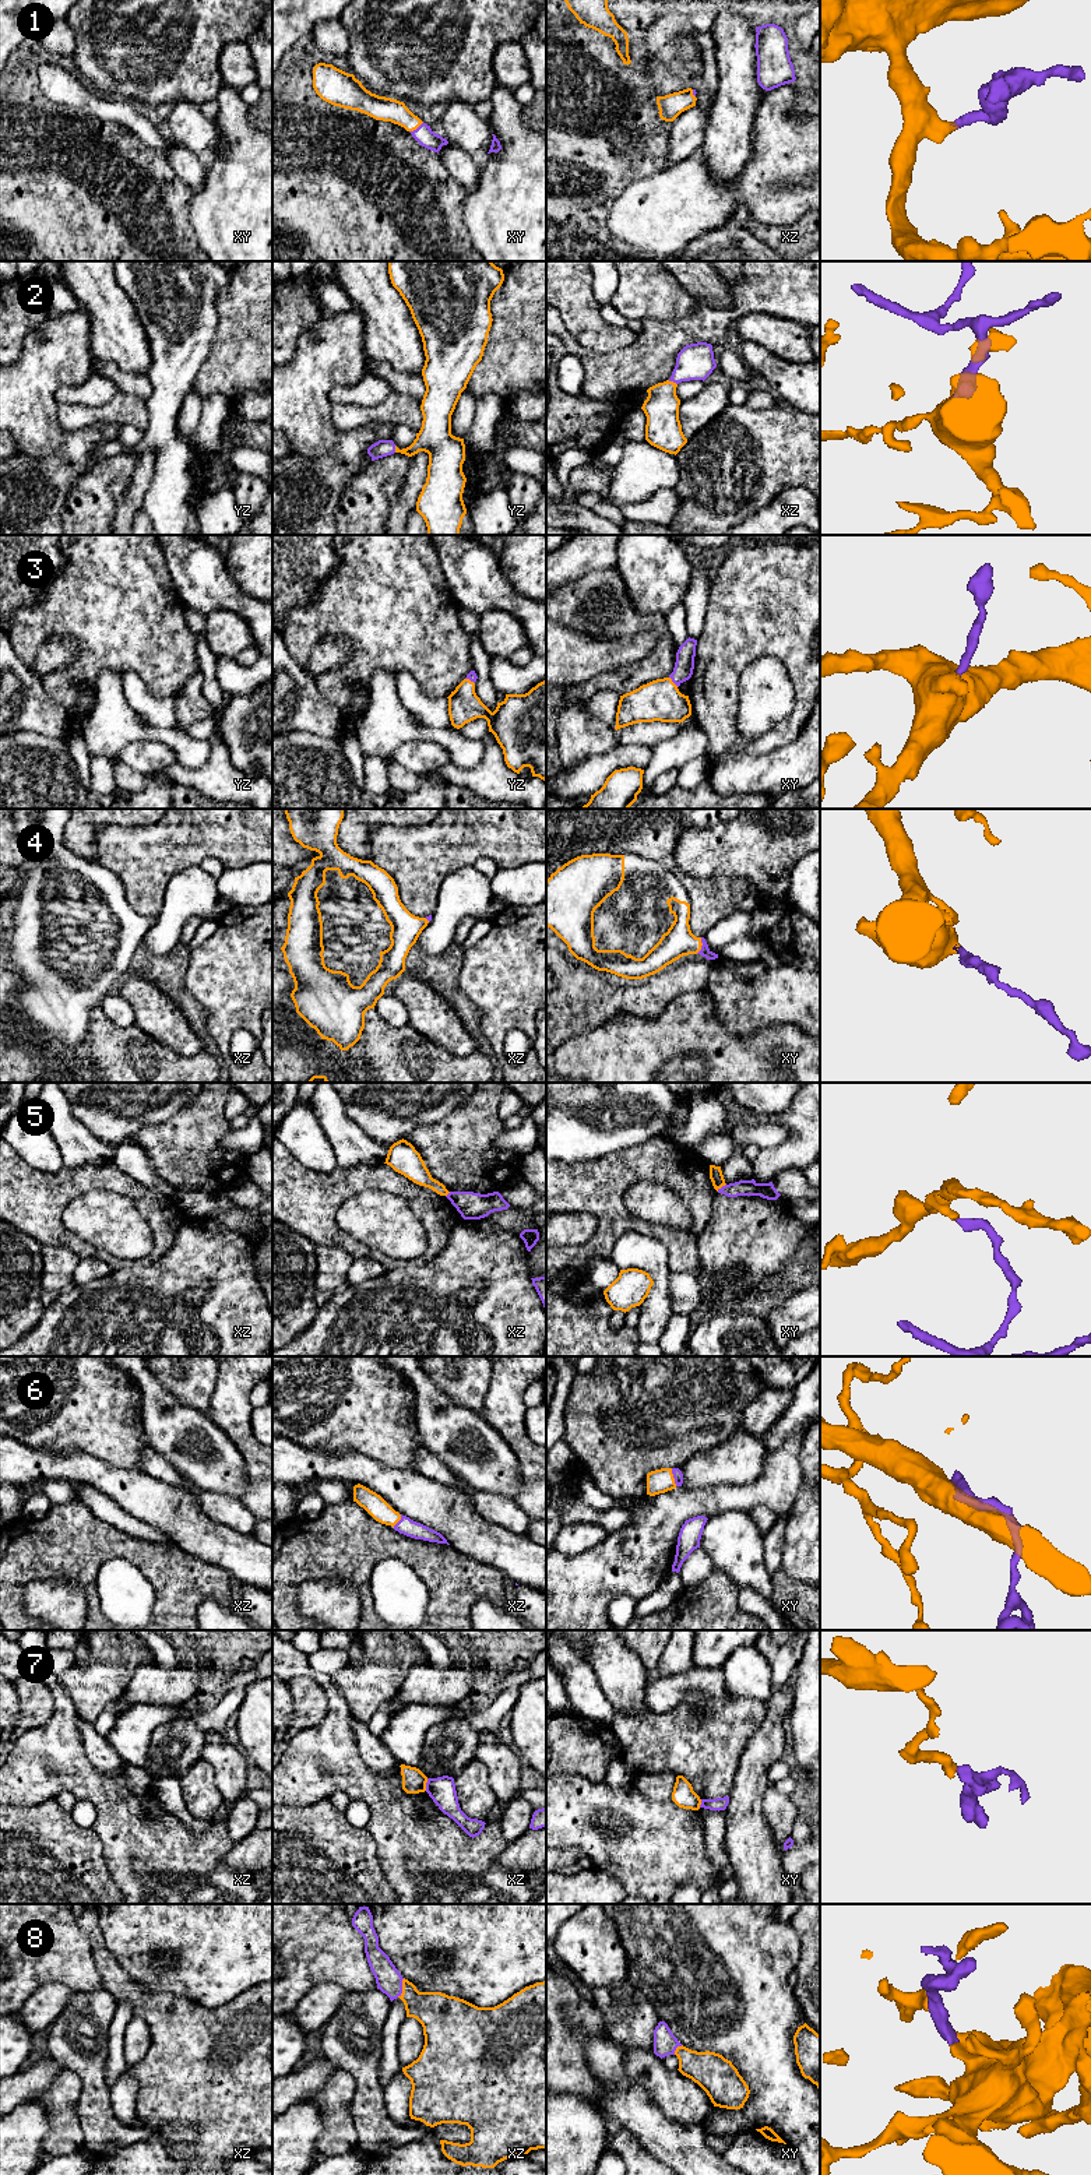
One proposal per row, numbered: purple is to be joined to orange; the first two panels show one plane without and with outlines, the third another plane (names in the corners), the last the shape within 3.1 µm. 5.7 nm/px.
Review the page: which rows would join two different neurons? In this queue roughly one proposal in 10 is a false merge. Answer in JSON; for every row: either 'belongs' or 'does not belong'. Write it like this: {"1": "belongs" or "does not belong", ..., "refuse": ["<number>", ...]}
{"1": "belongs", "2": "belongs", "3": "belongs", "4": "belongs", "5": "does not belong", "6": "belongs", "7": "does not belong", "8": "belongs", "refuse": ["5", "7"]}

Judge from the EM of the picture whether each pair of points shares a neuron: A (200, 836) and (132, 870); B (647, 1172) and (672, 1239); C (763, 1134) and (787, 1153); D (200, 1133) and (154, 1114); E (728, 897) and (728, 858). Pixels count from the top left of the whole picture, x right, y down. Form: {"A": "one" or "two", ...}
{"A": "one", "B": "one", "C": "two", "D": "two", "E": "two"}

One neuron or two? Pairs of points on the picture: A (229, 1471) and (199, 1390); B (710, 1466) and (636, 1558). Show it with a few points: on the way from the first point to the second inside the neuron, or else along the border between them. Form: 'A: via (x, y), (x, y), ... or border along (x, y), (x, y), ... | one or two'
A: border along (176, 1399), (206, 1414) | two
B: border along (724, 1484), (701, 1488), (682, 1487) | two

